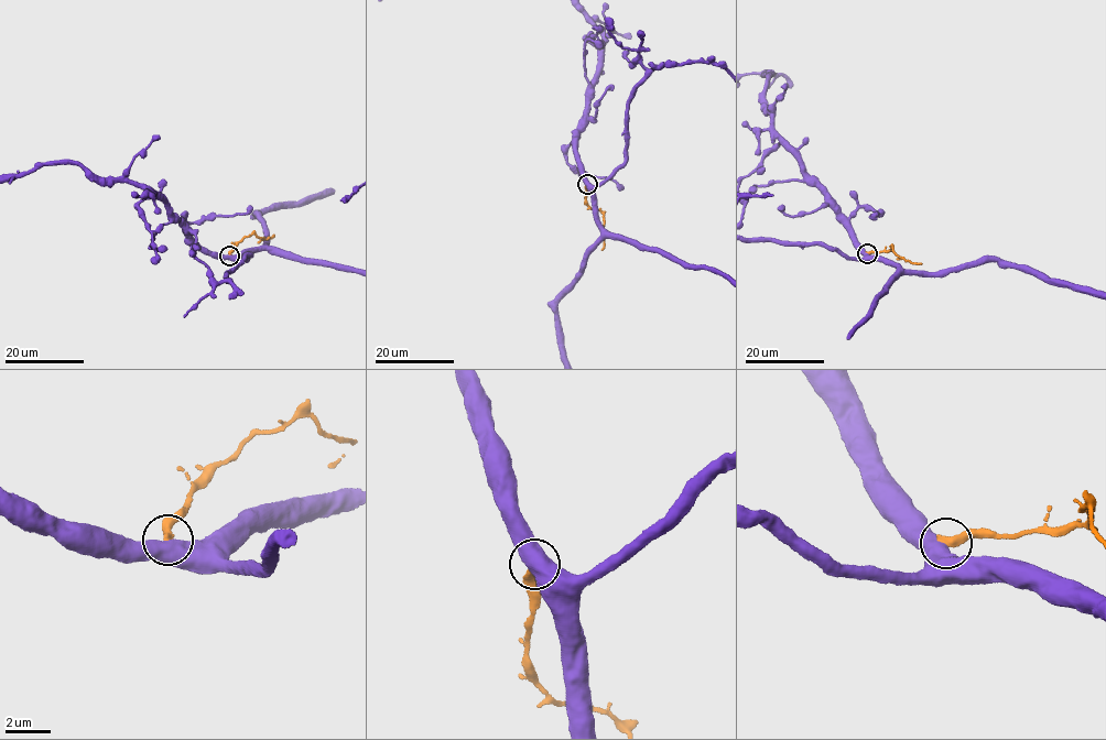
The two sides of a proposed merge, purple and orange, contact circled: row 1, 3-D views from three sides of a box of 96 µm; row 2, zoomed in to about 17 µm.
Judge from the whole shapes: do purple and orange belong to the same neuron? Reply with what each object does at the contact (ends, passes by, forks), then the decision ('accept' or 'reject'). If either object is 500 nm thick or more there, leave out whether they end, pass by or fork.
reject

